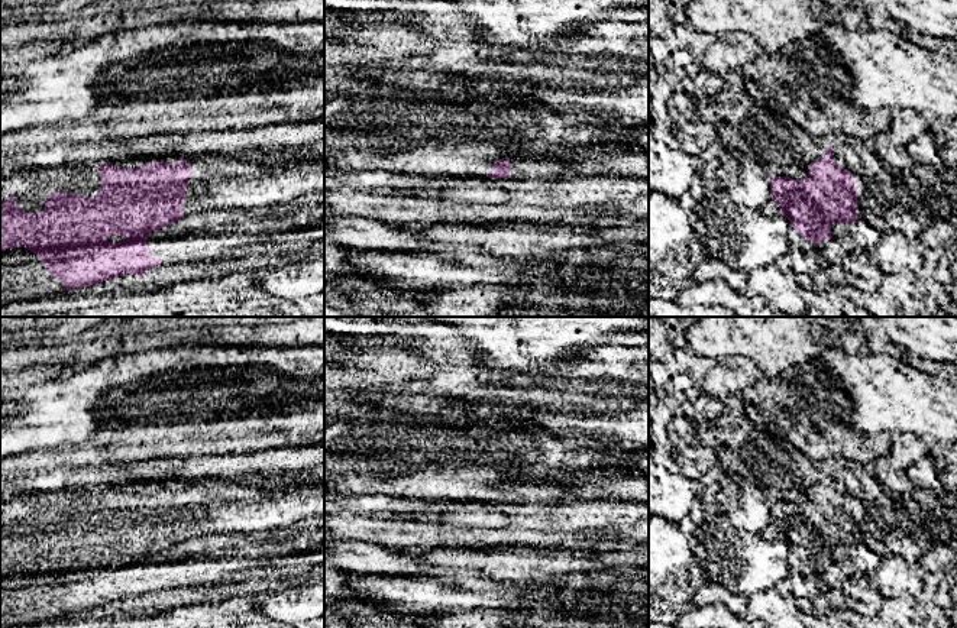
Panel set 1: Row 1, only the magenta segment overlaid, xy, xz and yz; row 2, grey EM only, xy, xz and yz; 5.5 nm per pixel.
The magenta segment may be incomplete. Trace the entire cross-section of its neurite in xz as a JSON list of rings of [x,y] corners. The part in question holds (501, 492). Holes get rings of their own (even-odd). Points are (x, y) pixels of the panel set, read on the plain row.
[[[510,482],[497,485],[491,492],[488,502],[510,502]]]

